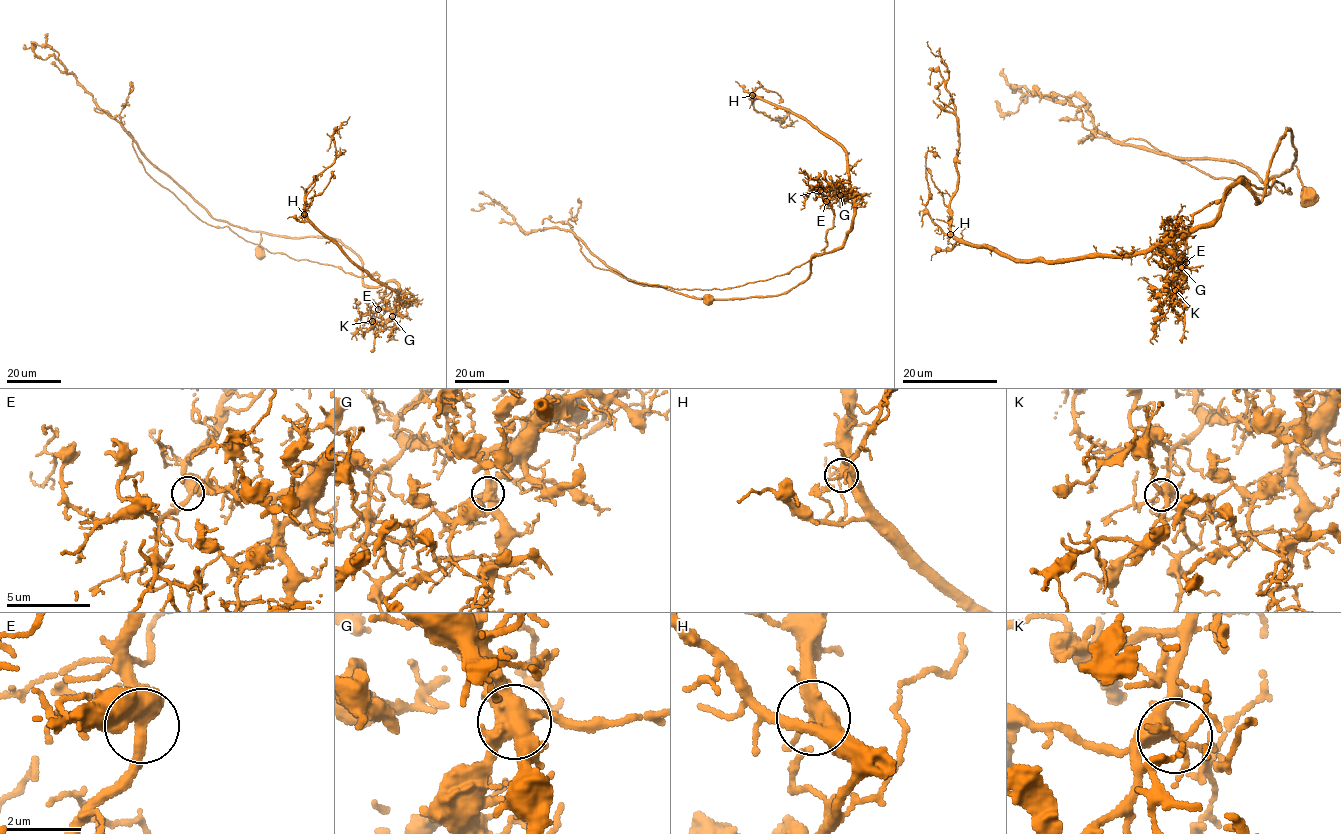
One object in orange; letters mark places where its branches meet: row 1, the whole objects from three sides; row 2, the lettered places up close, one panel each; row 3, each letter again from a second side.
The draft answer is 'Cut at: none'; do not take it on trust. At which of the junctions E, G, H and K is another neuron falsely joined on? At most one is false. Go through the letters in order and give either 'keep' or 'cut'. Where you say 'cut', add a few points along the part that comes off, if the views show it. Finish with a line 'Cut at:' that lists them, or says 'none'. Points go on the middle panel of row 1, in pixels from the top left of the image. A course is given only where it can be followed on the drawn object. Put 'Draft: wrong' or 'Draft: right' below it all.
E: keep
G: cut; course (840, 195), (826, 203), (824, 251), (718, 289), (593, 265), (567, 220), (578, 200)
H: keep
K: keep
Cut at: G
Draft: wrong

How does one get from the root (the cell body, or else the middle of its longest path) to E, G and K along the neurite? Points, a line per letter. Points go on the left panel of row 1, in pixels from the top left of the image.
E: (260, 253), (262, 232), (336, 238), (361, 261), (362, 284), (393, 281), (400, 287), (406, 302), (378, 309)
G: (260, 253), (262, 232), (336, 238), (361, 261), (362, 284), (393, 281), (400, 287), (406, 302), (392, 316)
K: (260, 253), (262, 232), (336, 238), (361, 261), (362, 284), (400, 287), (406, 302), (372, 321)

